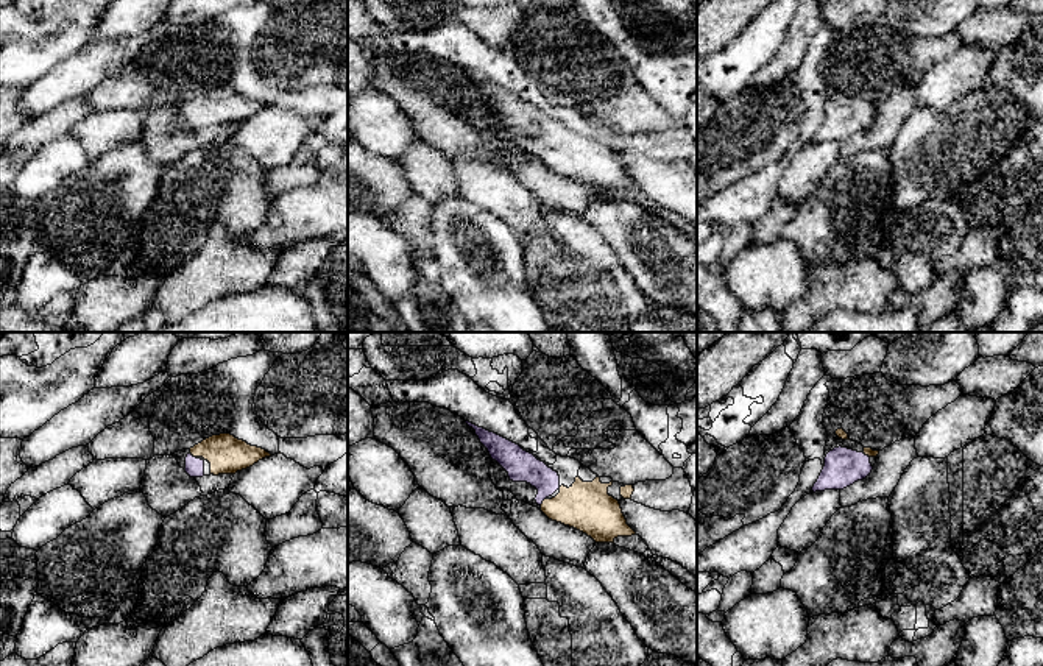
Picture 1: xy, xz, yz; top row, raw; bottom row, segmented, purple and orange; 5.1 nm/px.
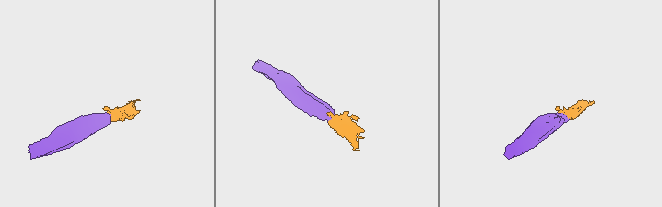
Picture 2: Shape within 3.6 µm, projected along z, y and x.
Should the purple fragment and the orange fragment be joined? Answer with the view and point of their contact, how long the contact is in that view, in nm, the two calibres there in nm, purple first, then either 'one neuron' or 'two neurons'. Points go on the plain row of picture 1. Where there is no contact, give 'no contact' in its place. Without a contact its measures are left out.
xz (543, 150) | 50 nm | 160/260 nm | one neuron

